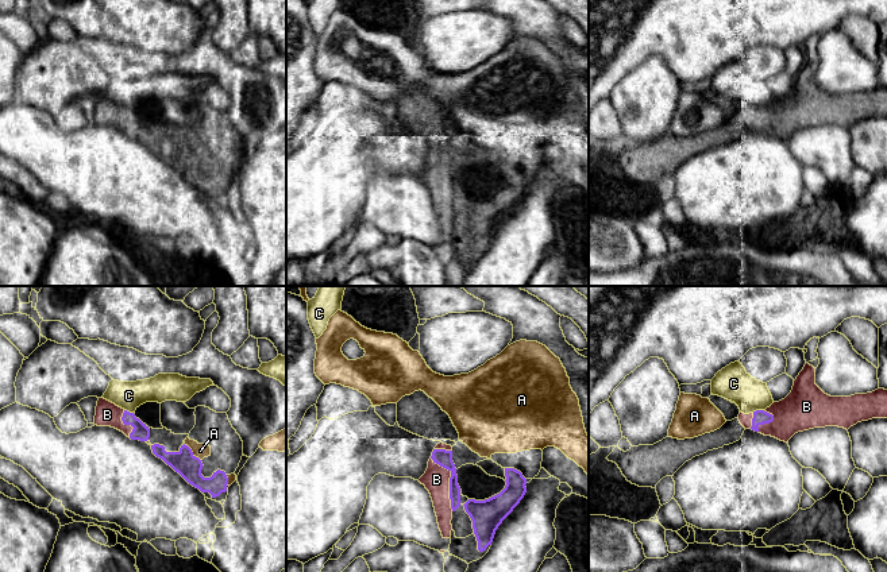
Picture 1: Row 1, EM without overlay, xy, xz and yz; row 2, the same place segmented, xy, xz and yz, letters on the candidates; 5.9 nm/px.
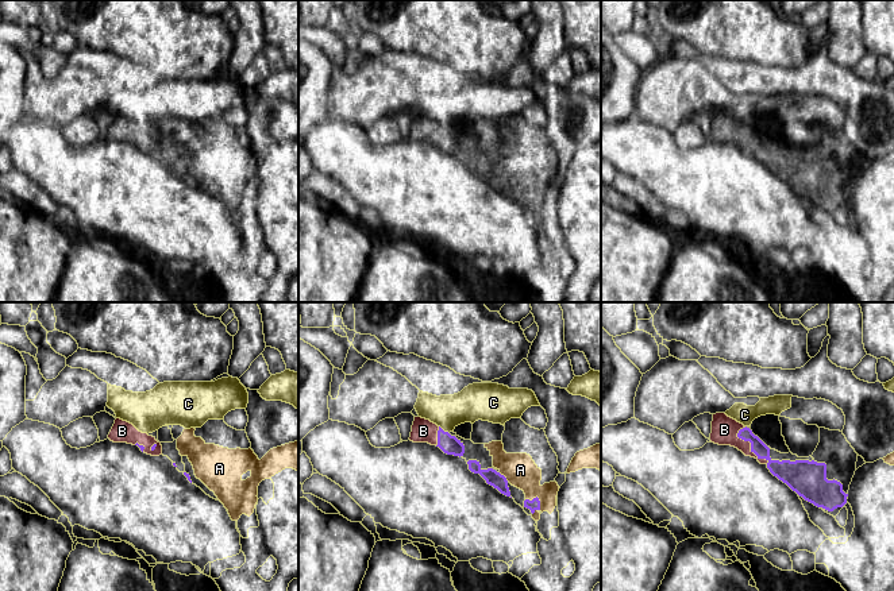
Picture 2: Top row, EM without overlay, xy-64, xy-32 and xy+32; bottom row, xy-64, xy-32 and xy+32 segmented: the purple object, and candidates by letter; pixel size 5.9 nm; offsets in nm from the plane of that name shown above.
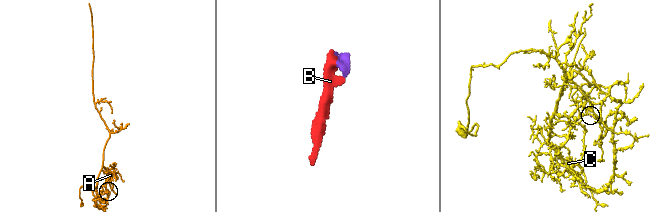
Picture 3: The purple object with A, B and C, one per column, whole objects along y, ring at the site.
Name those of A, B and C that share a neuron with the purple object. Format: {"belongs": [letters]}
{"belongs": ["B"]}

